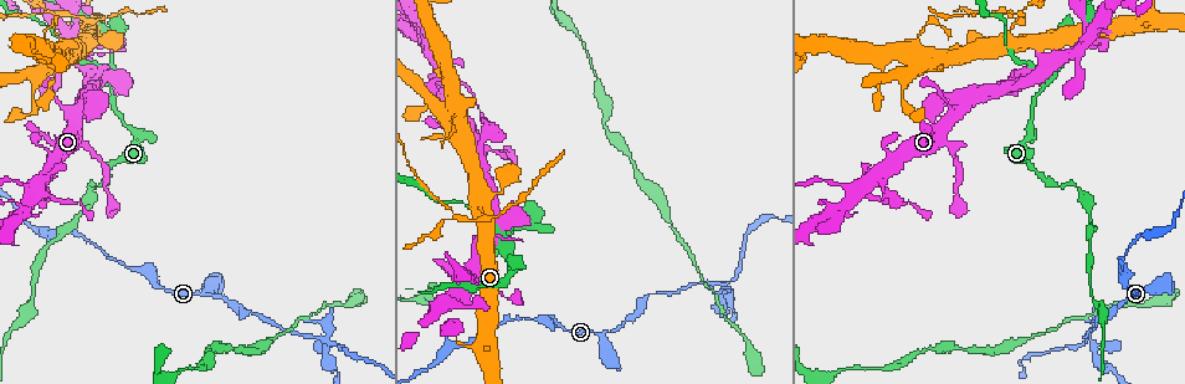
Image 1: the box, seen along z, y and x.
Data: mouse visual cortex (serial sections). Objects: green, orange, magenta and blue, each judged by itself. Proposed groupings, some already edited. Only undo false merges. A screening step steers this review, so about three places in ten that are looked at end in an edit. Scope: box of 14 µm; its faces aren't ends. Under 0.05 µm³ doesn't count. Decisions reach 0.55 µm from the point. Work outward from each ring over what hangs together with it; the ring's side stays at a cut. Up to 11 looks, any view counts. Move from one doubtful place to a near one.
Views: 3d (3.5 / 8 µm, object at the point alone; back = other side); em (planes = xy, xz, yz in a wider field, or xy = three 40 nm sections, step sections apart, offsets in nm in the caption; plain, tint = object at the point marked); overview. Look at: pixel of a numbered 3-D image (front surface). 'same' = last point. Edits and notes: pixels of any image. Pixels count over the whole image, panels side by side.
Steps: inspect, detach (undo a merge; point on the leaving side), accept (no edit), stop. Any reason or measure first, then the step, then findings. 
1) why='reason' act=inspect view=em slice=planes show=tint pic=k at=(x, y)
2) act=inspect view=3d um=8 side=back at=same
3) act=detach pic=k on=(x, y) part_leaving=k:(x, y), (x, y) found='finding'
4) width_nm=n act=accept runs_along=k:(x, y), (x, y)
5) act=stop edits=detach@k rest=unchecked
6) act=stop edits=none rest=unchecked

why='calibre changes' act=inspect view=3d um=3.5 side=back pic=1 at=(1120, 267)

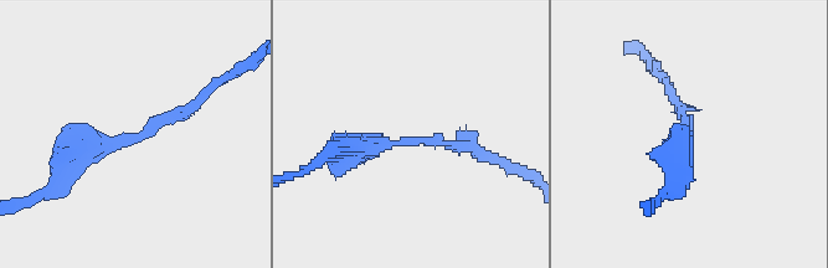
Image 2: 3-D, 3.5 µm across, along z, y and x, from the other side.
arm_widths_nm=150,350 why='need the tissue' act=inspect view=em slice=xy step=5 show=tint pic=2 at=(142, 137)

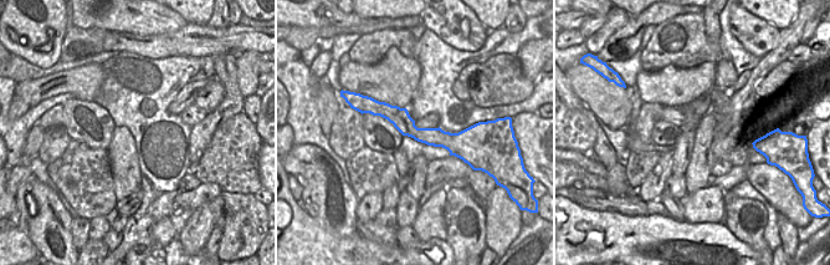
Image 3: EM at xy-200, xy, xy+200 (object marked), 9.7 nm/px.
act=accept runs_along=3:(368, 110), (469, 142) found='continuous, no second cell'

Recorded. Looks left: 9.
why='a narrow waist' act=inspect view=3d um=8 pic=1 at=(51, 200)

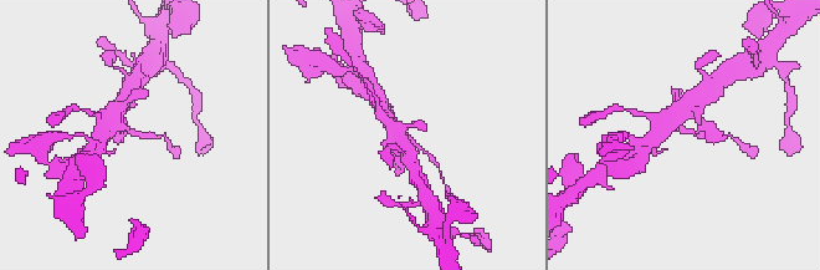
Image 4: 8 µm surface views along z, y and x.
arm_widths_nm=150,450 act=inspect view=em slice=xy step=5 show=tint pic=4 at=(128, 133)

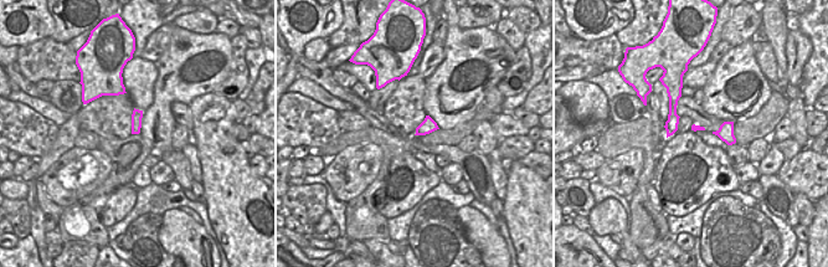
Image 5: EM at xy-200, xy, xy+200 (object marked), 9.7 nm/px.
act=accept runs_along=4:(395, 131), (434, 162) found='all the same cell'

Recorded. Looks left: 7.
why='narrows sharply' act=inspect view=3d um=3.5 pic=1 at=(32, 103)

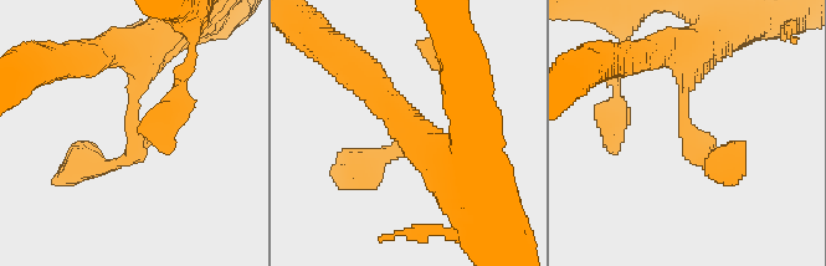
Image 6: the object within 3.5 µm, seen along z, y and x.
why='need the tissue' act=inspect view=em slice=xy step=5 show=tint pic=6 at=(133, 122)

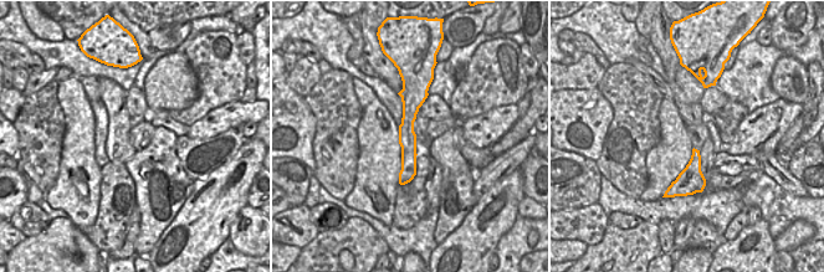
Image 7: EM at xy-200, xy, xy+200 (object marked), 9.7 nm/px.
why='another direction' act=inspect view=em slice=xy step=2 show=tint at=same

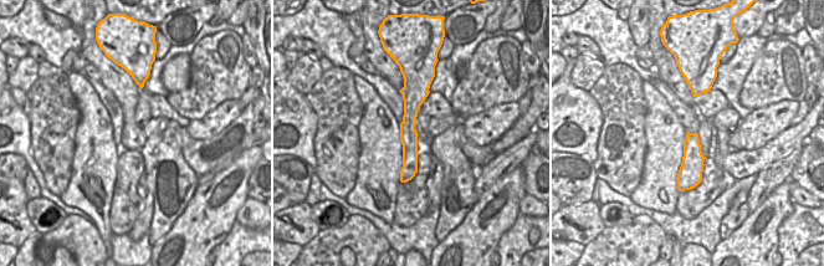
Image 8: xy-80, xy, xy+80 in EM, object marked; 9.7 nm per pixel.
width_nm=170 act=accept runs_along=6:(147, 46), (136, 149), (93, 164) found='one cell here'

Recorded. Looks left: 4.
why='a narrow waist' act=inspect view=3d um=3.5 pic=1 at=(507, 247)

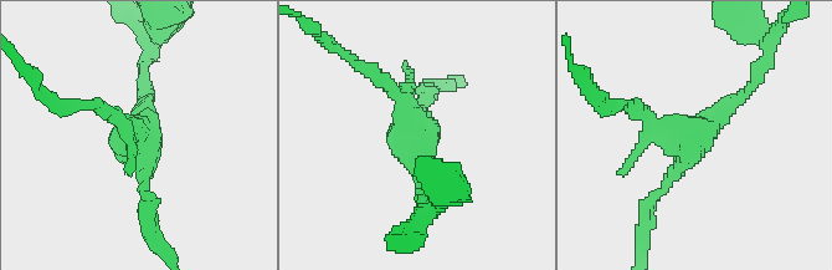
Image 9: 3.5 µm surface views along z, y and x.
act=inspect view=em slice=planes show=plain pic=9 at=(416, 129)

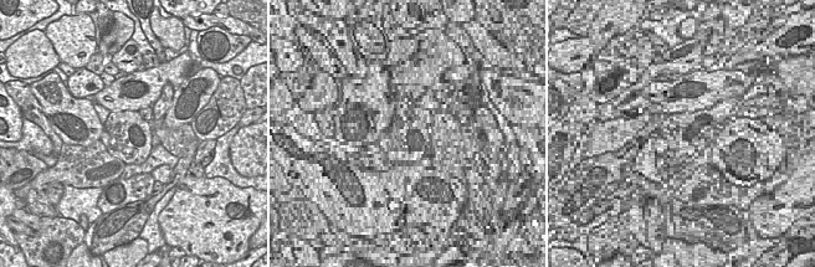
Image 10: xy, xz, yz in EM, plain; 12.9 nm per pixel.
why='where the object lies' act=inspect view=em slice=planes show=tint at=same

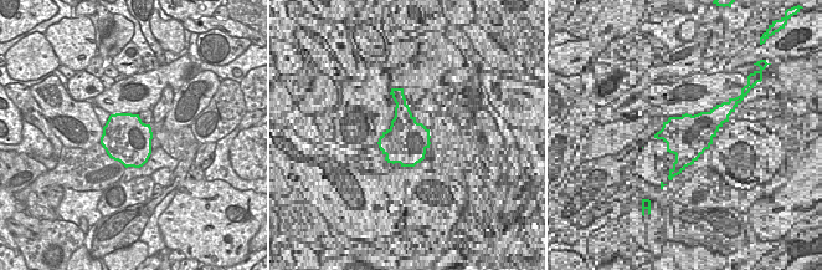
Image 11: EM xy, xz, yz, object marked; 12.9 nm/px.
act=detach pic=9 on=(376, 77) found='a second cell is stuck on'

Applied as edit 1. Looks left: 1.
act=stop edits=detach@9 rest=unchecked

